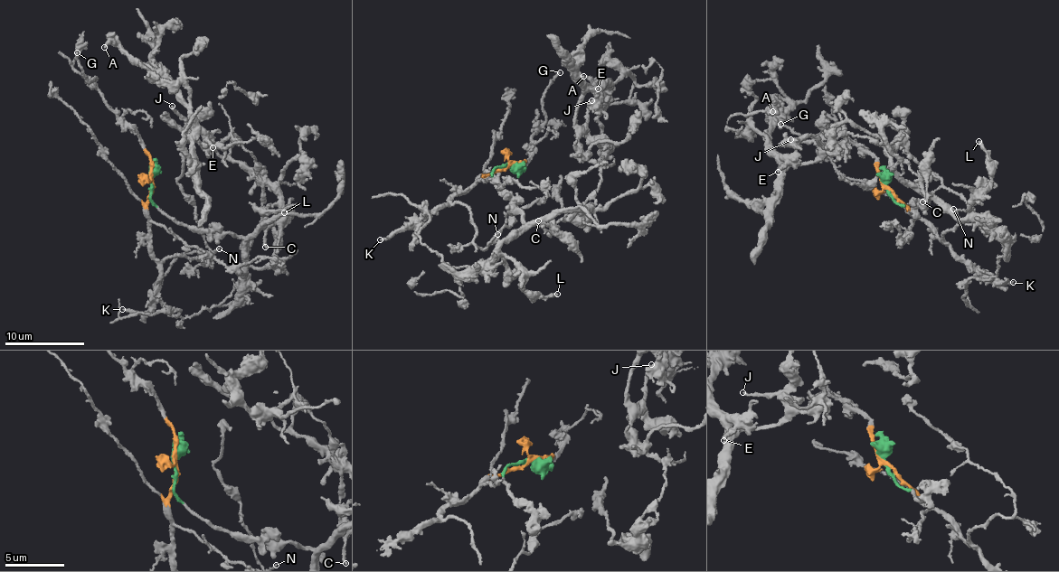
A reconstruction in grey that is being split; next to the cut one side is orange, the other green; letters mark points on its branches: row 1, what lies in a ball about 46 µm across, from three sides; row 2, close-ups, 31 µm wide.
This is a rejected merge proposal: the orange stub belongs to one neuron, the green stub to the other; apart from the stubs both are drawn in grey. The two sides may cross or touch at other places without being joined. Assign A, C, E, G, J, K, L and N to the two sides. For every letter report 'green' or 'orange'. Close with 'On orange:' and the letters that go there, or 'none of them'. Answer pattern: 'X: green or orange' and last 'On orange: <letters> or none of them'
A: green
C: green
E: green
G: orange
J: green
K: orange
L: green
N: orange
On orange: G, K, N

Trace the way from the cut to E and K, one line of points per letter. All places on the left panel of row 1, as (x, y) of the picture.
E: (150, 179), (156, 205), (175, 220), (254, 235), (254, 159), (227, 135), (184, 137), (212, 148)
K: (150, 179), (150, 247), (159, 276), (146, 315), (123, 308)

